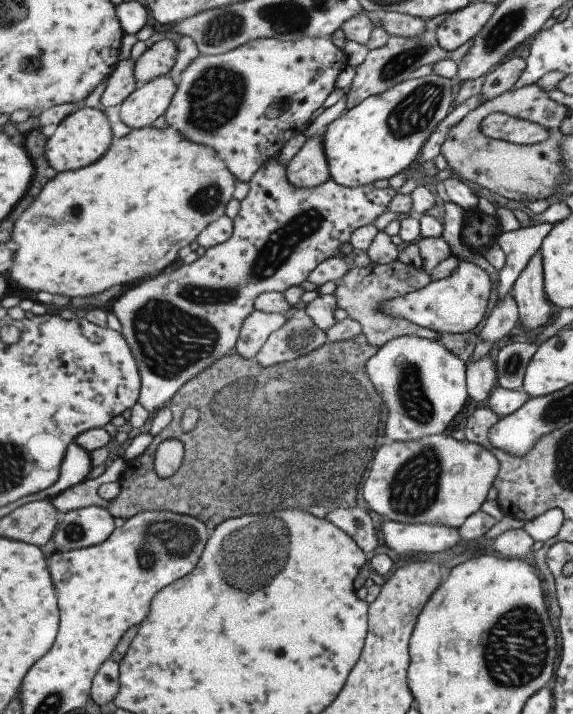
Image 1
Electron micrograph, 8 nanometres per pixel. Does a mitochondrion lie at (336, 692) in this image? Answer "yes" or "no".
no

